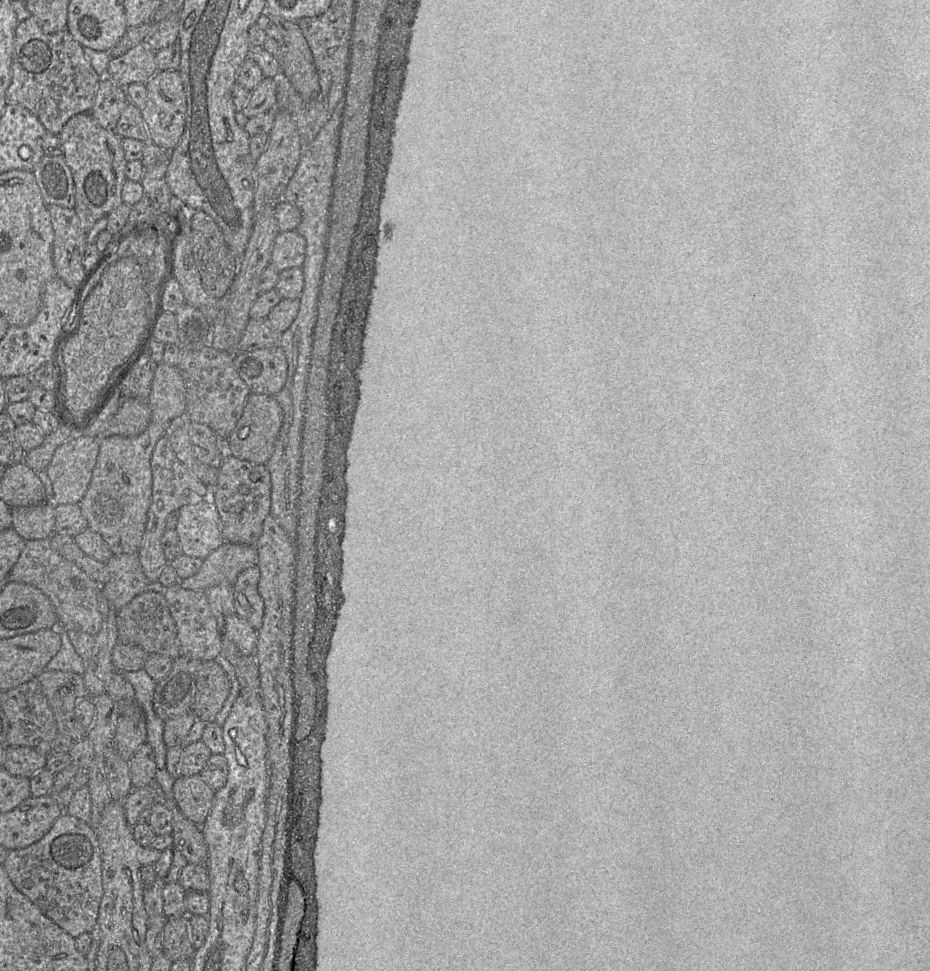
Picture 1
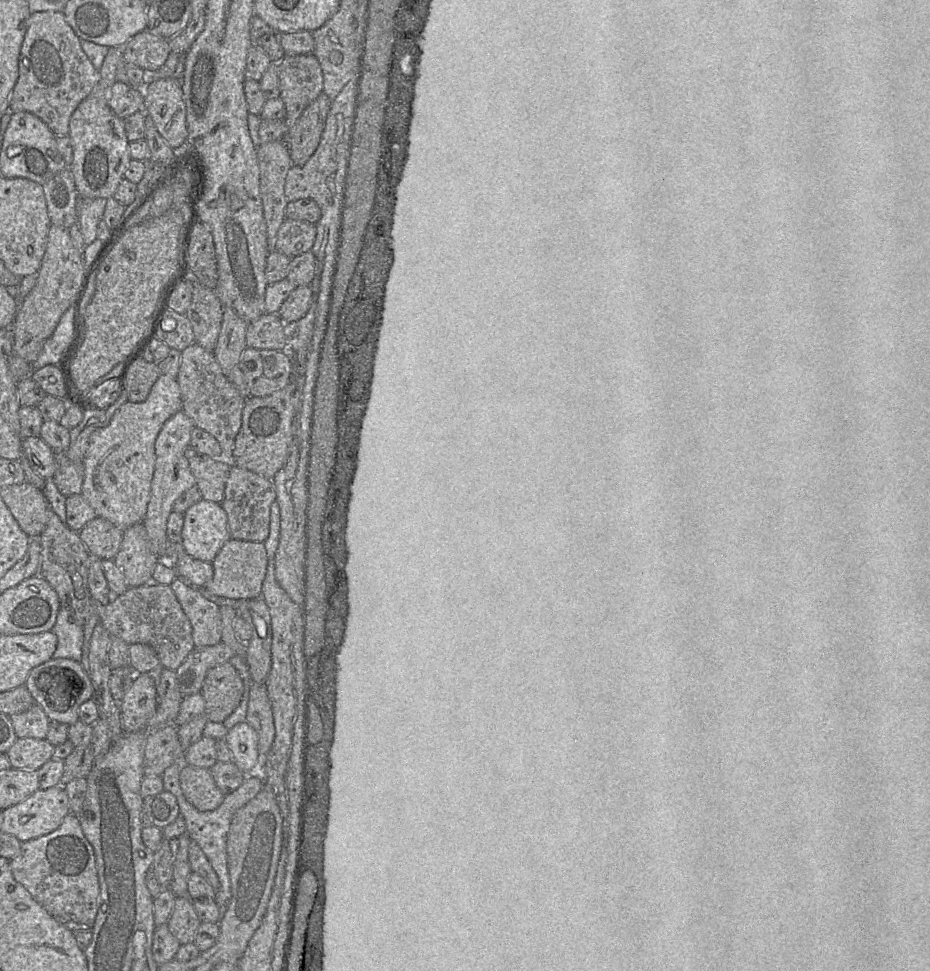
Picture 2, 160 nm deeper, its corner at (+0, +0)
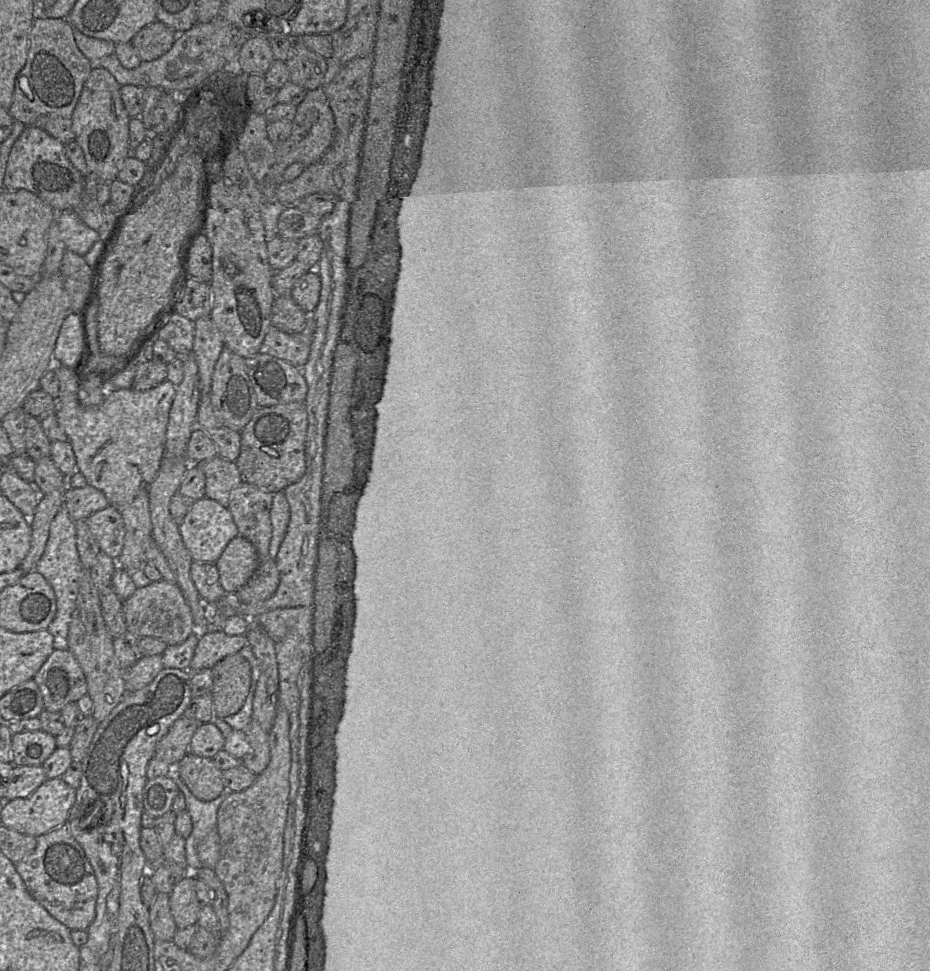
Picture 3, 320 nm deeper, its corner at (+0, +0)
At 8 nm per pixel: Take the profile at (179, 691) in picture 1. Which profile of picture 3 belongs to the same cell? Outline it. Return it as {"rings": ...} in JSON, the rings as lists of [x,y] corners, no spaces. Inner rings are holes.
{"rings":[[[223,630],[200,632],[189,671],[212,669],[220,660],[238,653],[247,644],[246,635],[232,636]]]}

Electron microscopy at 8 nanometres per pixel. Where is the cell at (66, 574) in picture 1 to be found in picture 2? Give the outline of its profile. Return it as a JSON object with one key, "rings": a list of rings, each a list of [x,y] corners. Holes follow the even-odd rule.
{"rings":[[[139,586],[129,588],[120,596],[113,596],[108,604],[98,605],[98,613],[102,624],[112,637],[118,637],[127,644],[146,644],[151,646],[158,655],[161,666],[177,670],[186,657],[195,648],[192,637],[192,625],[184,613],[179,601],[170,586],[155,587]]]}

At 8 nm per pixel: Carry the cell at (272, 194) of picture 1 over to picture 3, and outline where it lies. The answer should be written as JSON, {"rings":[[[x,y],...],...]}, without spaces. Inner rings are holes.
{"rings":[[[291,40],[290,54],[285,61],[289,81],[307,91],[323,86],[323,78],[327,69],[326,59],[308,49],[300,40]]]}

